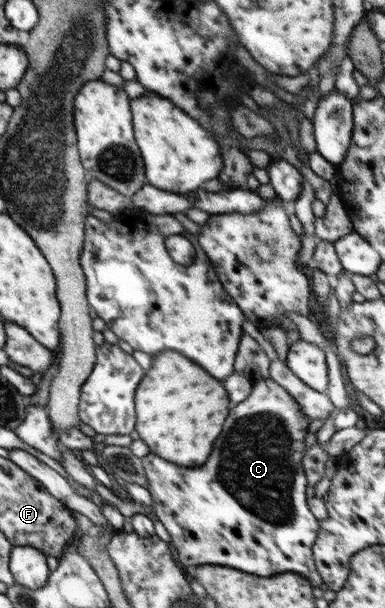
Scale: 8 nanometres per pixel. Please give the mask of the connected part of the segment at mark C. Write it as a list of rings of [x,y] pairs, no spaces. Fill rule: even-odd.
[[[269,377],[266,380],[254,382],[248,398],[230,410],[230,416],[224,422],[224,430],[222,430],[220,438],[214,442],[212,456],[208,458],[206,464],[202,464],[198,468],[186,468],[184,470],[182,466],[166,462],[166,460],[158,458],[156,454],[148,454],[148,456],[141,458],[144,474],[146,474],[148,479],[147,489],[154,501],[153,512],[155,512],[158,520],[165,526],[166,532],[170,534],[170,544],[176,548],[175,554],[177,554],[177,558],[183,566],[228,566],[236,568],[236,570],[242,570],[242,572],[248,572],[248,574],[260,574],[260,576],[272,576],[272,574],[282,574],[282,572],[300,573],[301,576],[306,577],[311,582],[314,588],[319,587],[323,583],[322,577],[317,571],[313,555],[313,546],[320,531],[320,521],[312,514],[308,506],[308,496],[306,495],[308,481],[304,467],[302,467],[302,460],[307,450],[304,440],[310,424],[310,418],[304,415],[302,408],[296,403],[296,400],[282,386]]]

